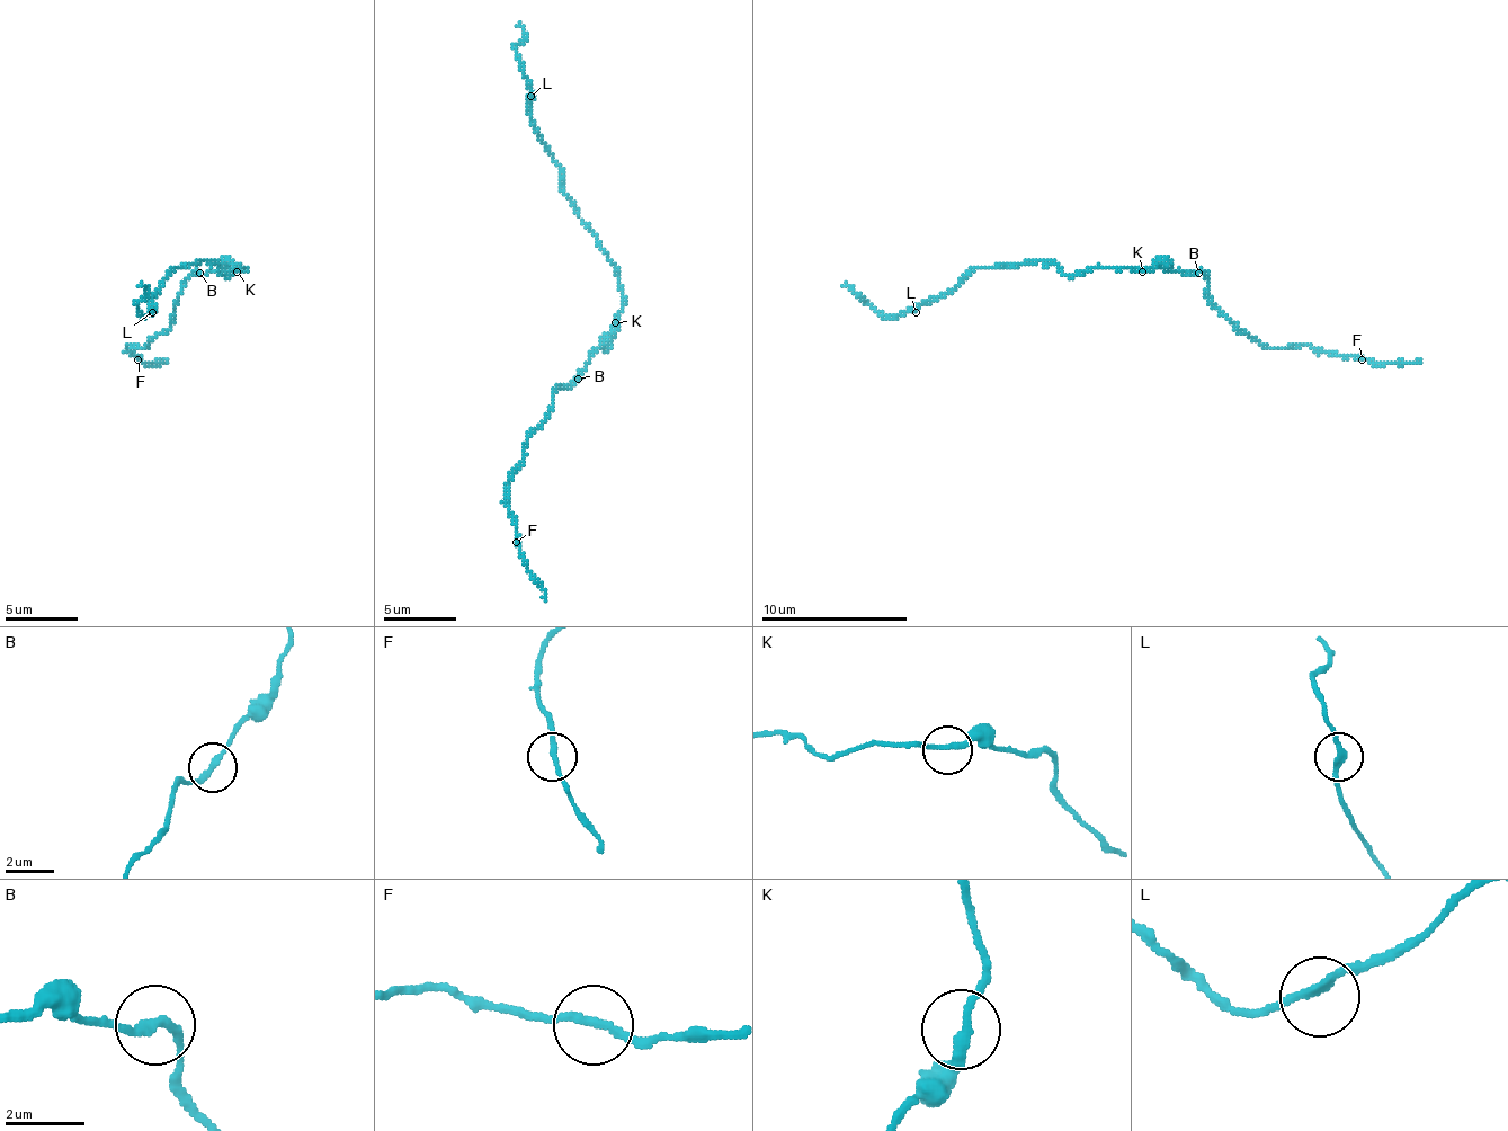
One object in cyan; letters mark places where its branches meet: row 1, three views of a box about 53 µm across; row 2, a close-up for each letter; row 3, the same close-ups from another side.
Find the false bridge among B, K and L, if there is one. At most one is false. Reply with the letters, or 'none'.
none

